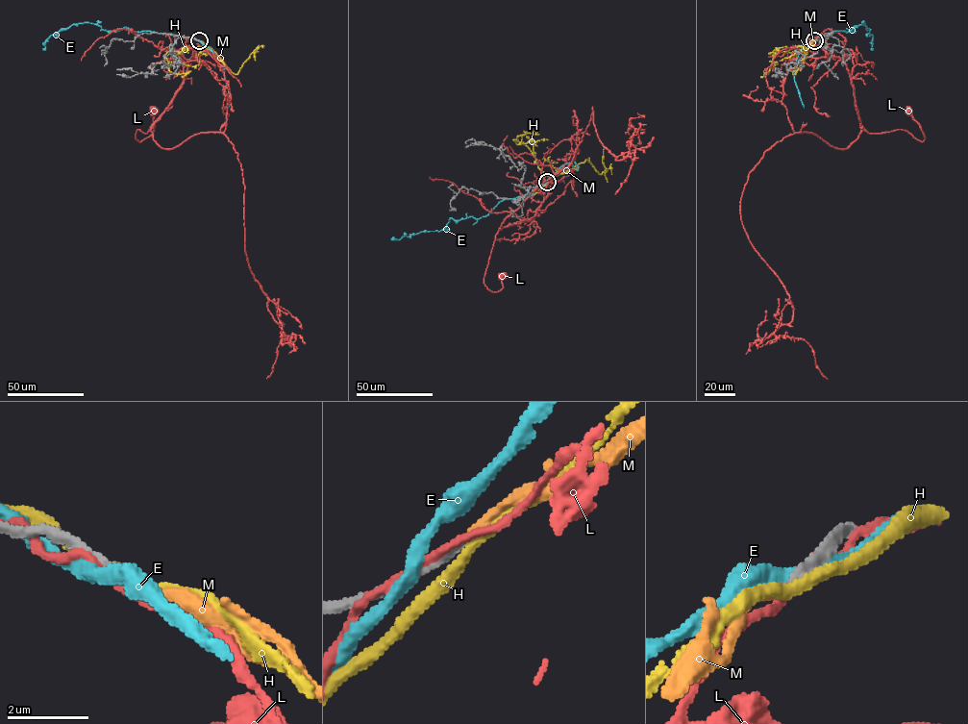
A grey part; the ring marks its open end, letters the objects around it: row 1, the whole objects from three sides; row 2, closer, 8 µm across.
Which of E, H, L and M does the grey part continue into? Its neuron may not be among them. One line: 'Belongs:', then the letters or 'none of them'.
Belongs: M

